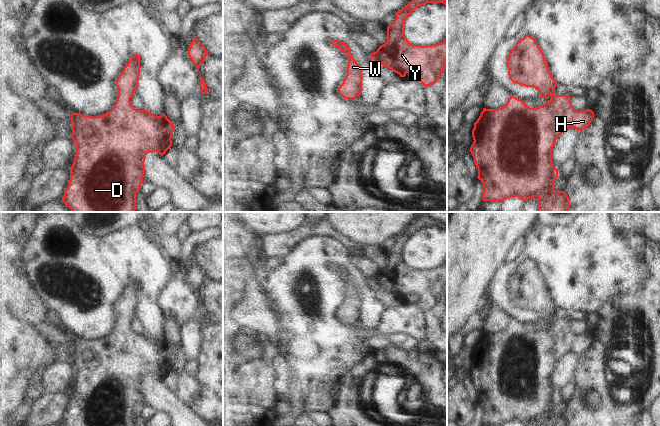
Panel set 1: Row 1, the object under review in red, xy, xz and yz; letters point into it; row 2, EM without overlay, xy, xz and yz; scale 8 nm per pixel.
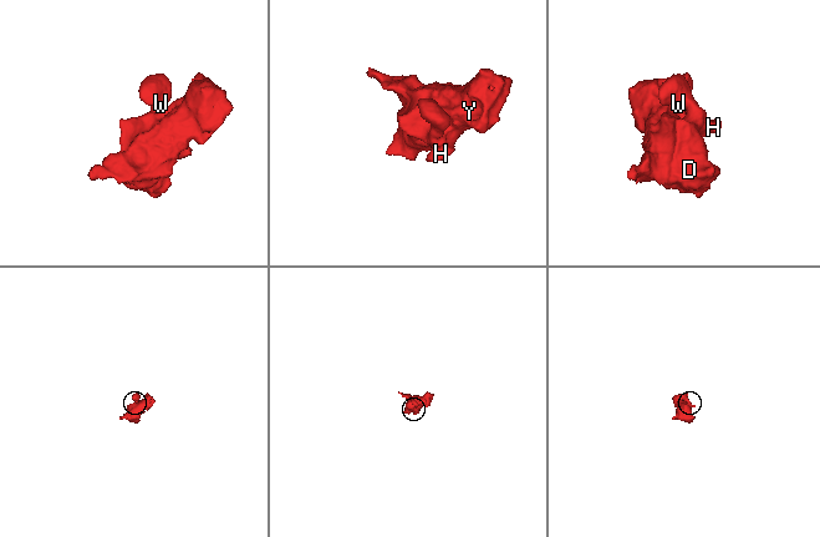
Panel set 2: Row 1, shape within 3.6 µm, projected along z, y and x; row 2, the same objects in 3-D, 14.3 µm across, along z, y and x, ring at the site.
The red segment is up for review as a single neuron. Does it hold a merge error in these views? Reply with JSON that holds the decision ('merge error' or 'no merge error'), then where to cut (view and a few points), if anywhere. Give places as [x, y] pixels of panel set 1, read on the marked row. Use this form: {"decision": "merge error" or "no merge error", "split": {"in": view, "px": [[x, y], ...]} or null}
{"decision": "no merge error", "split": null}

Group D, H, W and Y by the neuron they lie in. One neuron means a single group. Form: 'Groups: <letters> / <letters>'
Groups: D H W Y.

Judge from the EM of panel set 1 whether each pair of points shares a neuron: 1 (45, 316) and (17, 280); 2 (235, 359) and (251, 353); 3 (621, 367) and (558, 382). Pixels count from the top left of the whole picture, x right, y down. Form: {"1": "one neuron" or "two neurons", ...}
{"1": "one neuron", "2": "two neurons", "3": "two neurons"}

